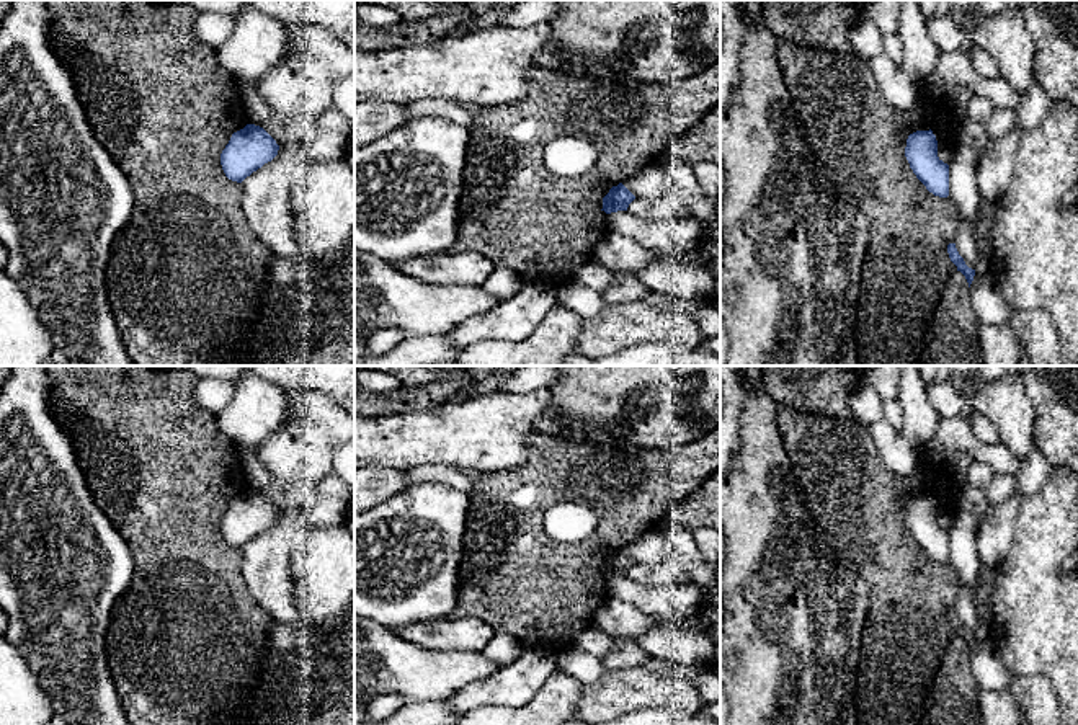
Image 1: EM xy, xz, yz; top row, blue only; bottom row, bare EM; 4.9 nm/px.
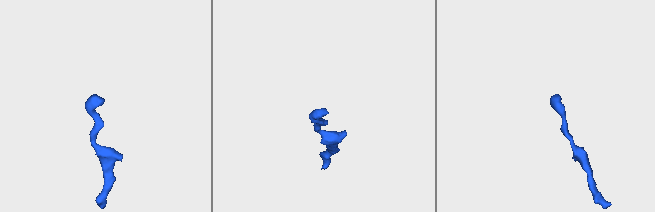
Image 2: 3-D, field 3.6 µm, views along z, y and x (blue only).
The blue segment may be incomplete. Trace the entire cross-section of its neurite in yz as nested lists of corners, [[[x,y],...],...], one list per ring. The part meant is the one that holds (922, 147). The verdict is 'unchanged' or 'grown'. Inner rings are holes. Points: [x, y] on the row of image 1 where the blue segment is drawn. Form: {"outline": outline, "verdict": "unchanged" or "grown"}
{"outline": [[[931,129],[908,136],[905,157],[929,193],[939,198],[949,196],[949,165],[938,157],[938,140]]], "verdict": "unchanged"}

